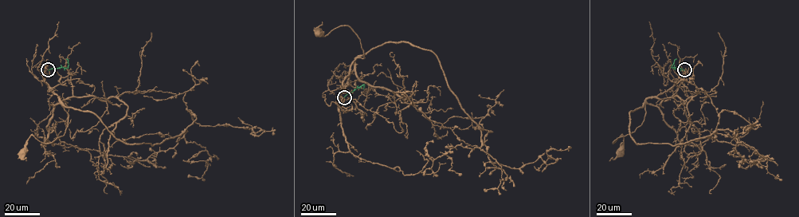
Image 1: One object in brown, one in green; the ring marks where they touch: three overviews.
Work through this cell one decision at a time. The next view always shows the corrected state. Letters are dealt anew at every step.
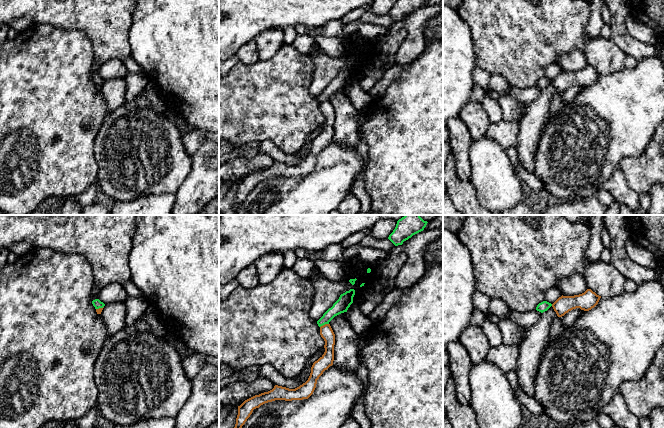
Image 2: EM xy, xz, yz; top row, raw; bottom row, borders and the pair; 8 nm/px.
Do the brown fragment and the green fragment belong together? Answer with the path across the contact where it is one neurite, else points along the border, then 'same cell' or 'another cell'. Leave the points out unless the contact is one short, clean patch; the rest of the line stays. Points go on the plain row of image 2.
along xz (328, 99), (320, 103) | another cell

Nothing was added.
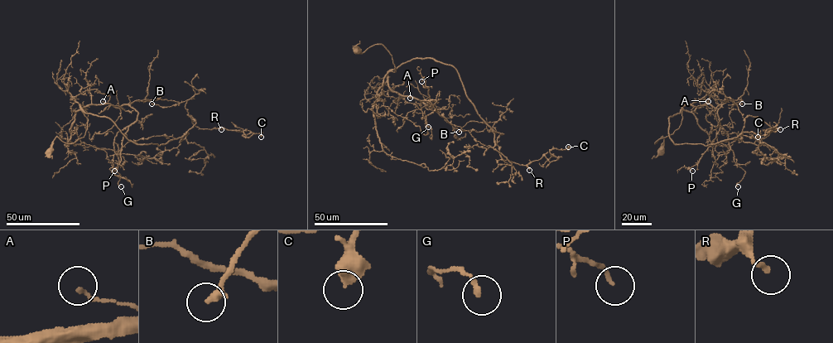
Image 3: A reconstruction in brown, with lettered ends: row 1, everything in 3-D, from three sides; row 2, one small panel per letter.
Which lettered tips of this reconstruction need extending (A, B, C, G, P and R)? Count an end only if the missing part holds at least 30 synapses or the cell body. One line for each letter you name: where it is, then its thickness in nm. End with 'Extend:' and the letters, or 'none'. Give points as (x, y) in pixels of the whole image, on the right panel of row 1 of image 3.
Extend: none

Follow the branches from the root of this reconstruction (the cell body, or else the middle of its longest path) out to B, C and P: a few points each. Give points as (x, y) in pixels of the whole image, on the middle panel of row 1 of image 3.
B: (356, 48), (381, 44), (390, 71), (416, 58), (451, 65), (477, 113), (503, 133), (497, 121), (459, 132)
C: (356, 48), (381, 44), (390, 71), (416, 58), (451, 65), (503, 133), (505, 160), (552, 161), (568, 147)
P: (356, 48), (381, 44), (395, 71), (387, 72), (389, 87), (443, 109), (430, 105), (421, 81)

